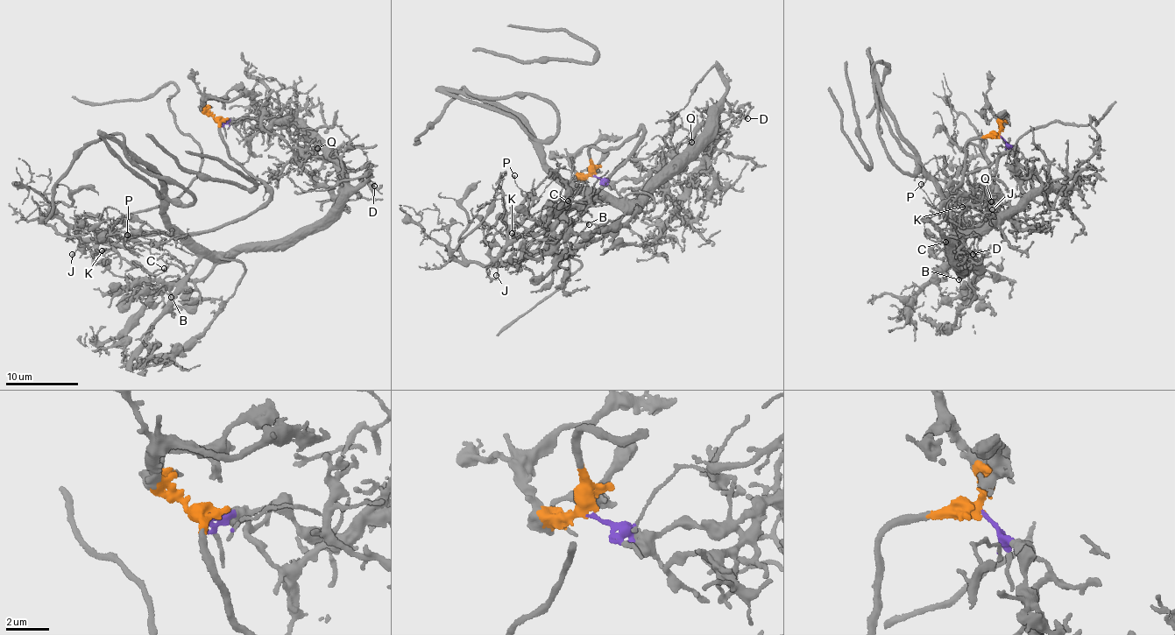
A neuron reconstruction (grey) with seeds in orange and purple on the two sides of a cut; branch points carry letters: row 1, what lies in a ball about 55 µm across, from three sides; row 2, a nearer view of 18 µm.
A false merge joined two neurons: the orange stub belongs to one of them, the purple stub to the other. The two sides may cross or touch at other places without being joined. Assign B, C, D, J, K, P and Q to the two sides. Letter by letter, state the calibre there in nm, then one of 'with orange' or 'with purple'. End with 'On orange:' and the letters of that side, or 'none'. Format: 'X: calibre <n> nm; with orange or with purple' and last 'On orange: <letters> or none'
B: calibre 130 nm; with purple
C: calibre 160 nm; with purple
D: calibre 170 nm; with purple
J: calibre 140 nm; with orange
K: calibre 70 nm; with orange
P: calibre 190 nm; with orange
Q: calibre 160 nm; with purple
On orange: J, K, P

